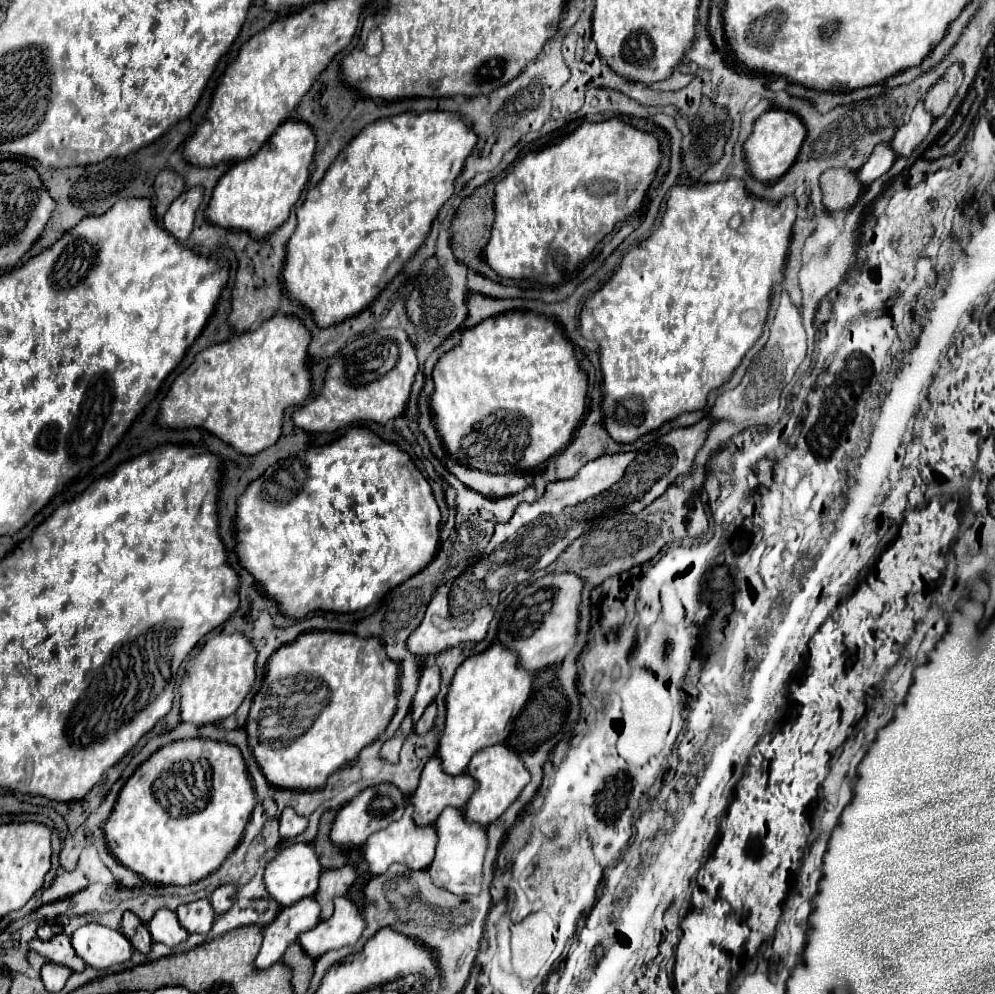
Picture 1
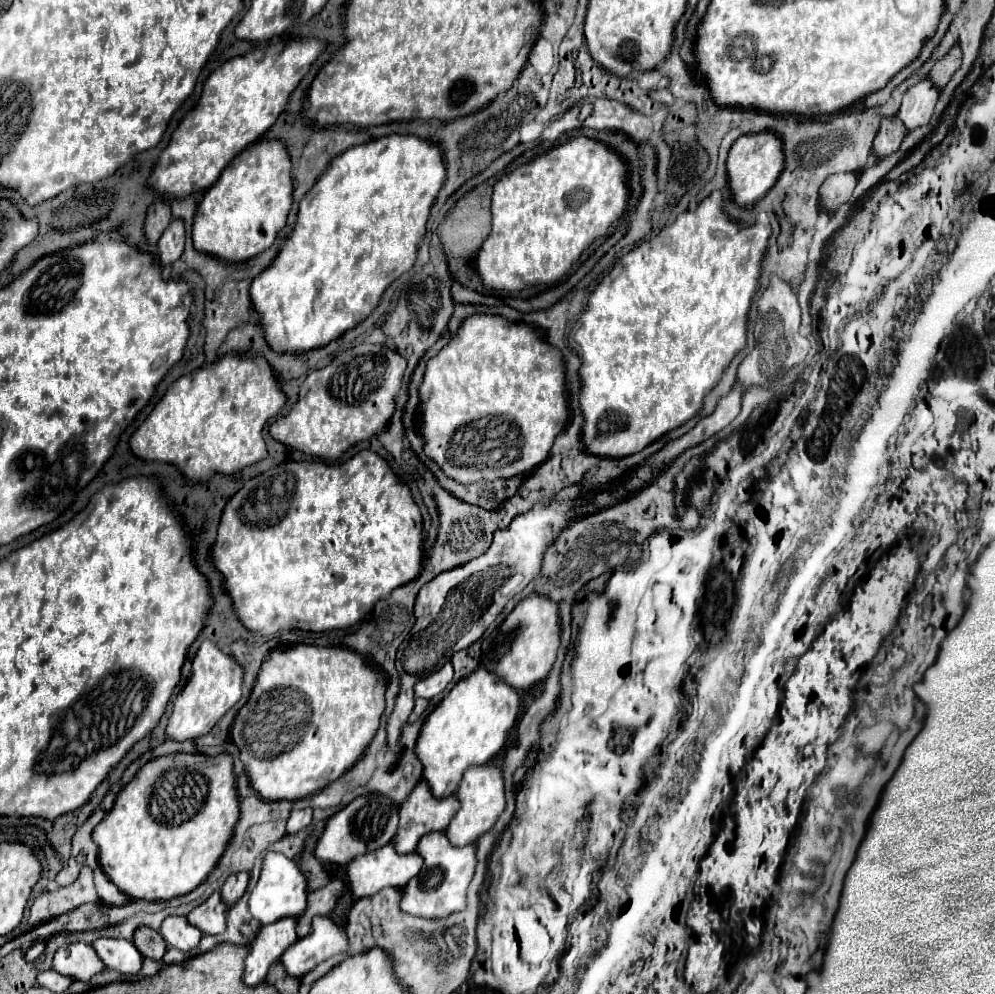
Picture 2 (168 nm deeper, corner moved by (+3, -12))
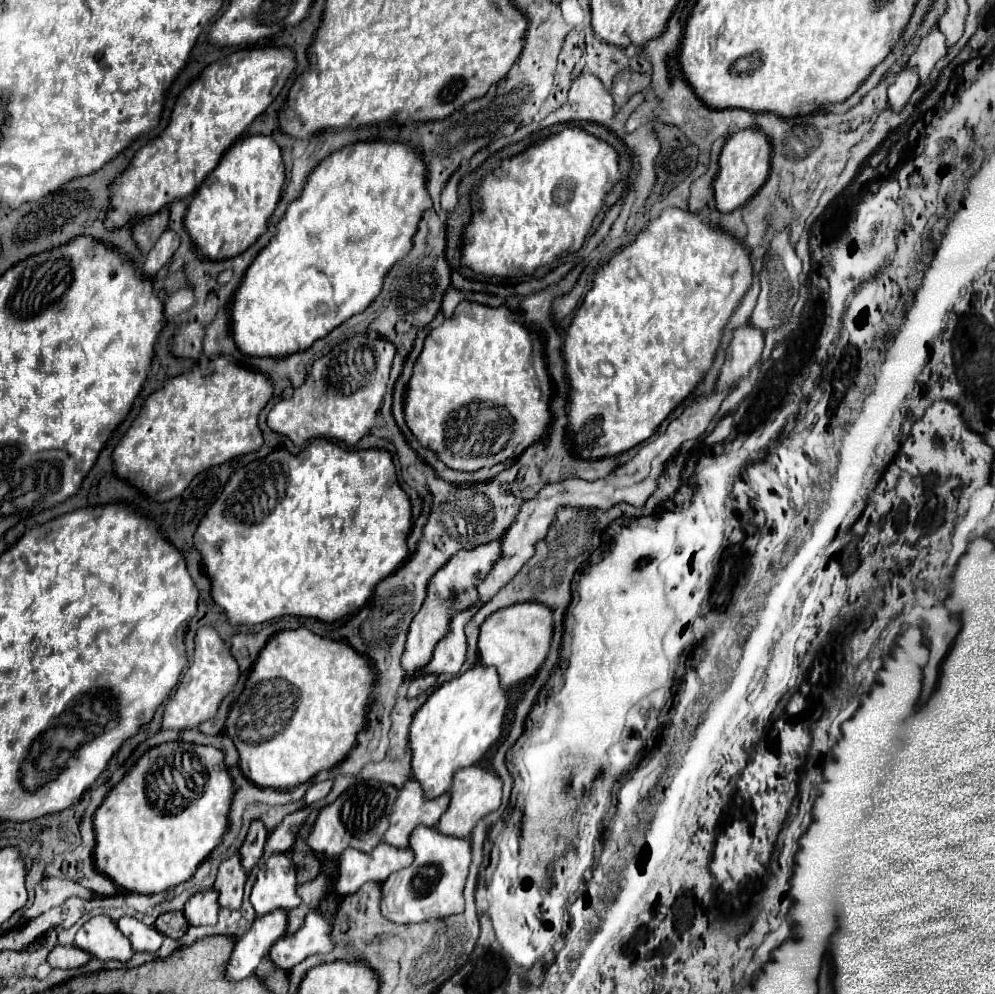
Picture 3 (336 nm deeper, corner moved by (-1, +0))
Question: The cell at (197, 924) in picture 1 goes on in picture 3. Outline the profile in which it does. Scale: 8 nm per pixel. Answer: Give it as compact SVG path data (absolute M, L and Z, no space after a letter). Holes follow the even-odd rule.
M234 855L220 863L214 889L218 889L218 905L226 909L240 909L246 883L246 871L240 865L240 857Z

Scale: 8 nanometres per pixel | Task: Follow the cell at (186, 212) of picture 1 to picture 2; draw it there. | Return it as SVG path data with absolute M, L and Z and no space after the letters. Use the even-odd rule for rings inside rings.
M172 221L166 229L166 233L158 241L158 255L156 261L160 265L170 265L176 259L180 259L184 251L184 225L182 221Z

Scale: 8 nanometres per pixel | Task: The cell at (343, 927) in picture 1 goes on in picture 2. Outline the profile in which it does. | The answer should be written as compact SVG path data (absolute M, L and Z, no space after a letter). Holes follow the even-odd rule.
M314 917L312 933L298 939L282 953L280 963L290 977L302 977L318 963L346 951L346 933L328 917Z

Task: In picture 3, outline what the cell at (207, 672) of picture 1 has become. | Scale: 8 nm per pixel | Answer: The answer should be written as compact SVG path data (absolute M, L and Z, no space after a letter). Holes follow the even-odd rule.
M202 627L196 635L196 649L194 649L194 661L184 673L184 679L180 681L176 695L166 703L162 727L164 729L194 729L200 723L212 719L222 703L222 699L234 689L238 683L238 663L226 649L224 641L212 627Z

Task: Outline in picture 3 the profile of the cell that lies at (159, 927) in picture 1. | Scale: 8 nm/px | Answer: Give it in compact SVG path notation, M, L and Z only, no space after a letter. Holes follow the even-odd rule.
M214 889L200 891L190 897L182 909L188 925L214 925L218 921L218 893Z

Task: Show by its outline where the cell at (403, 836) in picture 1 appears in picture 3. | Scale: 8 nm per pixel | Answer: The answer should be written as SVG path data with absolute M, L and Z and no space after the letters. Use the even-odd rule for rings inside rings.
M380 843L370 855L350 847L340 855L340 877L336 881L336 891L340 895L350 895L368 881L382 883L398 869L406 869L410 861L414 861L410 849L394 849L386 843Z

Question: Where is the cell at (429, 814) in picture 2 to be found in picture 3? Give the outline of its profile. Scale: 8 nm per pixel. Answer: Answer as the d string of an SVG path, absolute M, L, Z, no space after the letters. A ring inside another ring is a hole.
M408 779L394 803L390 827L384 835L384 841L400 849L408 847L410 833L414 831L414 827L416 825L434 827L440 821L440 817L446 813L450 805L448 799L450 799L448 793L436 799L424 799L422 787L418 785L418 781Z

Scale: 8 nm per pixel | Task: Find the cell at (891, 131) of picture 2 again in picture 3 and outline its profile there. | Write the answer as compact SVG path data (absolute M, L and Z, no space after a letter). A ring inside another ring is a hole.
M904 67L898 75L896 75L896 81L888 87L888 105L892 111L900 113L904 111L906 103L910 101L912 93L916 91L918 87L918 75L914 71L910 71L908 67Z

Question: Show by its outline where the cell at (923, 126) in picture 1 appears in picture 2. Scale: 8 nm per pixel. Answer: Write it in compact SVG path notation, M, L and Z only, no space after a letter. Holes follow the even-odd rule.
M930 77L918 81L916 85L912 85L904 97L902 97L902 105L898 111L898 117L902 119L902 123L906 125L908 131L924 125L930 121L934 105L938 101L938 87L932 83Z

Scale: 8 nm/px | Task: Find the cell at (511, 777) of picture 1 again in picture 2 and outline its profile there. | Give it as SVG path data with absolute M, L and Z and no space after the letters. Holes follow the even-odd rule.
M492 765L470 767L464 773L464 777L462 777L462 781L460 781L454 797L460 801L460 809L454 815L454 819L450 821L450 825L446 829L446 837L450 839L452 845L458 845L458 847L472 845L474 841L478 841L478 837L482 833L486 833L486 829L490 829L494 825L494 821L498 819L498 815L506 807L502 771L498 767L492 767Z

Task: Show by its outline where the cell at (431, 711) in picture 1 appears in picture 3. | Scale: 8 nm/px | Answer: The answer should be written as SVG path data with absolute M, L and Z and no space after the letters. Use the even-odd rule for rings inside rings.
M420 675L420 677L416 677L416 681L412 681L412 685L408 687L408 697L414 699L414 697L426 693L434 683L436 683L434 675Z

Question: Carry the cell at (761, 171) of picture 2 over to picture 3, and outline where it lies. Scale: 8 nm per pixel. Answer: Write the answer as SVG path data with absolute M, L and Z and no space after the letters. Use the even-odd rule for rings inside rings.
M742 129L734 133L720 153L720 171L712 183L716 207L722 213L730 213L742 207L766 183L768 175L770 175L770 141L766 141L766 133L758 129Z

